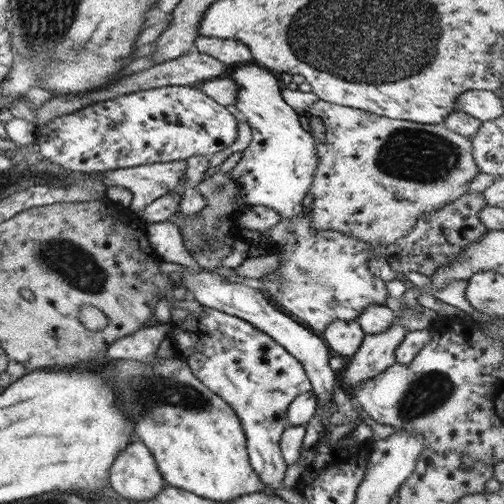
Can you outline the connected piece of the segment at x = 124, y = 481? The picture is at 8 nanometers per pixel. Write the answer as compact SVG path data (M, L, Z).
M131 442L111 464L110 488L130 502L149 500L165 487L153 456L141 442Z

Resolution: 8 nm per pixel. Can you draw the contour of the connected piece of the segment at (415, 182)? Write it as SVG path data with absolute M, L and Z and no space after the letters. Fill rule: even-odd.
M317 100L308 108L298 111L299 115L306 117L311 136L315 141L315 153L317 153L317 168L313 172L313 182L309 186L309 192L313 196L313 203L308 211L310 216L310 228L312 230L331 230L332 232L341 232L348 236L353 236L360 242L365 242L367 246L383 246L384 248L392 245L397 238L405 237L408 231L412 229L416 219L421 214L429 214L446 206L447 203L460 198L461 195L467 192L468 184L471 182L479 169L472 157L471 143L469 137L461 136L447 129L442 124L421 124L417 122L409 122L405 120L395 120L392 118L382 117L367 111L349 108L348 106L341 106L338 104L331 104L322 100Z

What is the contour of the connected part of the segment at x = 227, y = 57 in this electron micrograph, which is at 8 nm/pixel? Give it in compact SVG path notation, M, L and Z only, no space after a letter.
M199 35L193 40L191 50L208 54L226 65L252 63L249 48L233 39L220 39Z

